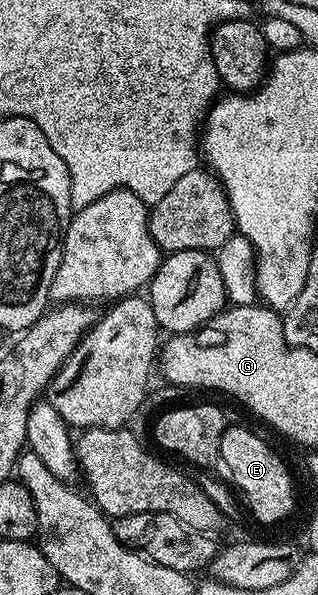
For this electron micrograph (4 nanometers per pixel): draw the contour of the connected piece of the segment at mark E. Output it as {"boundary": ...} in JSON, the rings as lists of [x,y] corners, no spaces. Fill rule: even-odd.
{"boundary":[[[228,425],[223,431],[219,452],[222,470],[227,470],[226,478],[237,492],[247,515],[251,514],[259,523],[279,523],[290,517],[295,507],[295,483],[291,480],[291,471],[257,432]]]}

